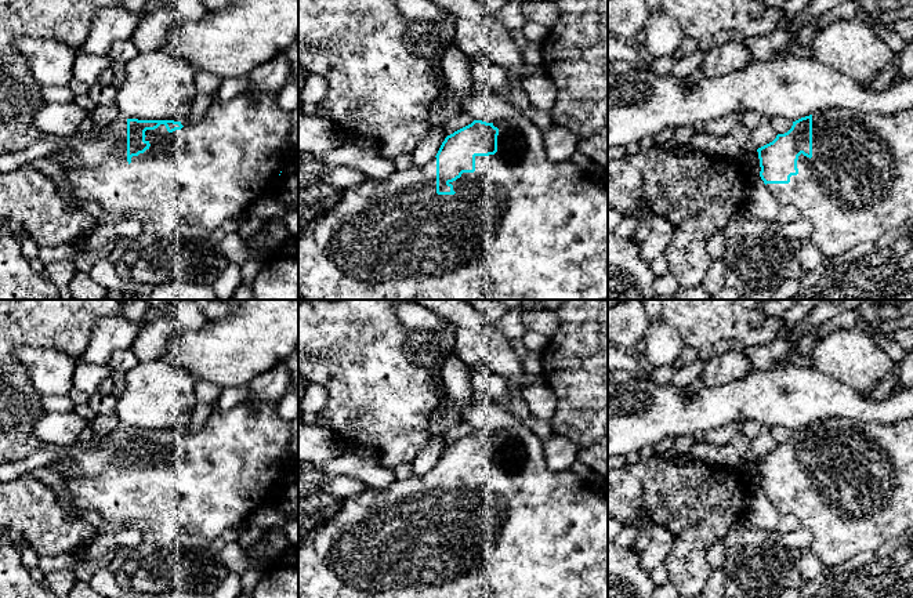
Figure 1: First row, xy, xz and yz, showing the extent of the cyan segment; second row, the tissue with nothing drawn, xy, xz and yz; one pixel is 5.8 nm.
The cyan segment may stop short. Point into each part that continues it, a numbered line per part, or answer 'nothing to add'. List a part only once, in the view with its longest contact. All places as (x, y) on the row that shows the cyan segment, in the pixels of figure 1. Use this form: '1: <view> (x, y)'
1: xz (521, 227)

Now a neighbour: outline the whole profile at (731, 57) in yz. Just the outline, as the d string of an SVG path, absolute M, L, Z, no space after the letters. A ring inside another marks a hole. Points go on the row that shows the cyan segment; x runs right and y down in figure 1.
M728 41L707 50L706 77L718 77L740 72L751 62L751 55L743 41Z

